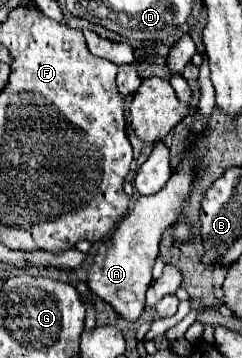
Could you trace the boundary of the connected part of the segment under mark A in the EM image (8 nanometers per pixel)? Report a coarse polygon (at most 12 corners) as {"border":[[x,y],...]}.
{"border":[[195,160],[139,196],[87,270],[127,322],[143,312],[161,234],[191,194]]}

